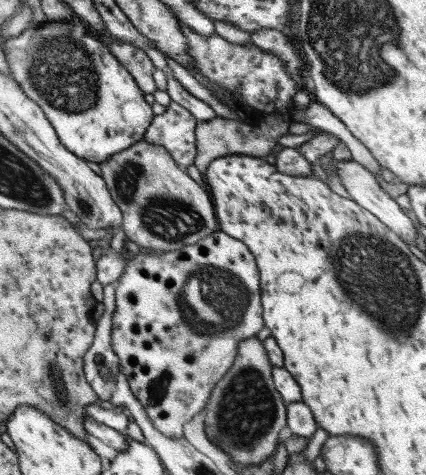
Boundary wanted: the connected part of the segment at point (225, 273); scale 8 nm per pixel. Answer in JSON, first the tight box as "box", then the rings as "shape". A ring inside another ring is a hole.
{"box":[110,230,264,439],"shape":[[[216,230],[203,239],[195,241],[195,244],[183,245],[181,248],[171,252],[147,252],[127,247],[125,249],[126,265],[123,274],[113,284],[115,296],[115,310],[111,317],[110,344],[113,352],[117,355],[119,370],[123,373],[125,380],[135,398],[139,400],[148,419],[154,424],[154,427],[163,434],[163,436],[172,439],[183,437],[182,426],[191,420],[197,412],[206,406],[211,389],[215,383],[229,370],[233,364],[238,342],[240,340],[255,337],[257,332],[264,326],[262,321],[262,306],[260,303],[260,294],[258,288],[258,268],[254,261],[252,252],[240,241],[225,235],[222,231]],[[179,296],[183,302],[189,306],[179,304]],[[191,311],[195,311],[195,316],[199,319],[199,332],[191,328]]]}

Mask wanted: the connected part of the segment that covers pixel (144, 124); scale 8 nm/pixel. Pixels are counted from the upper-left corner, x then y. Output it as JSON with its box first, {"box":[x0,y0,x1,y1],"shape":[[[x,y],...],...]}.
{"box":[2,14,152,163],"shape":[[[75,14],[68,21],[45,21],[41,23],[37,28],[24,29],[19,35],[12,38],[3,38],[2,51],[6,58],[8,66],[8,72],[15,83],[17,83],[21,90],[33,101],[37,103],[37,106],[41,108],[45,118],[49,121],[49,124],[54,128],[59,142],[75,156],[81,158],[81,160],[89,161],[92,163],[101,163],[105,160],[109,160],[111,155],[121,152],[126,148],[129,148],[132,144],[135,144],[138,140],[142,139],[145,129],[149,126],[152,117],[150,104],[143,100],[143,93],[139,90],[137,83],[133,80],[133,77],[125,70],[125,67],[117,62],[117,59],[112,56],[109,49],[103,44],[93,32],[88,28]]]}

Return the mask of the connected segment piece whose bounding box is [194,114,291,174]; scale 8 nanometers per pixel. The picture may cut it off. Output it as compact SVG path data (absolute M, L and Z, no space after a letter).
M265 115L258 121L258 126L240 119L232 120L224 117L211 117L203 122L198 122L194 128L196 155L194 165L200 174L205 174L207 166L217 157L225 155L242 154L263 158L267 156L283 134L287 134L287 127L291 122L289 115Z

